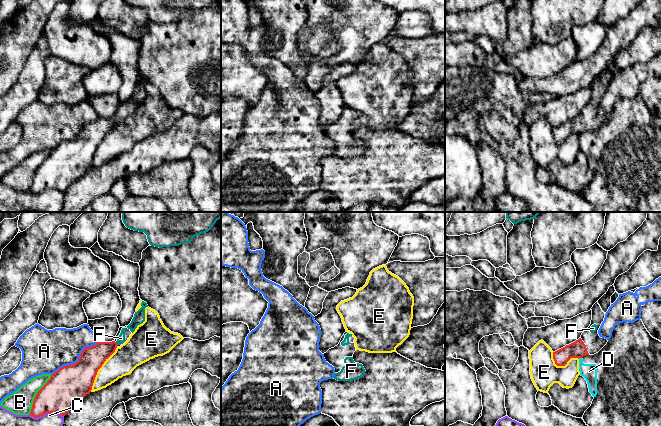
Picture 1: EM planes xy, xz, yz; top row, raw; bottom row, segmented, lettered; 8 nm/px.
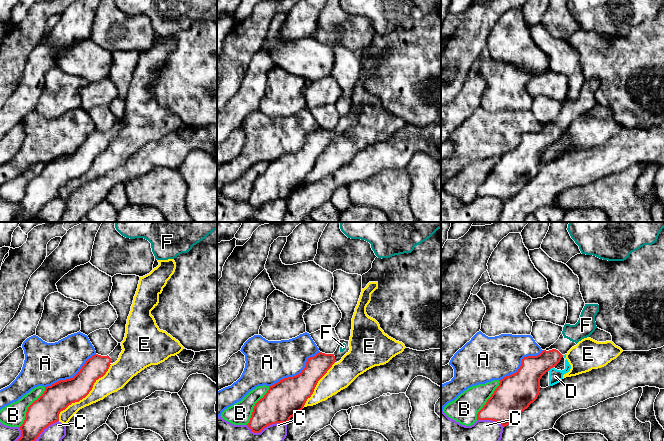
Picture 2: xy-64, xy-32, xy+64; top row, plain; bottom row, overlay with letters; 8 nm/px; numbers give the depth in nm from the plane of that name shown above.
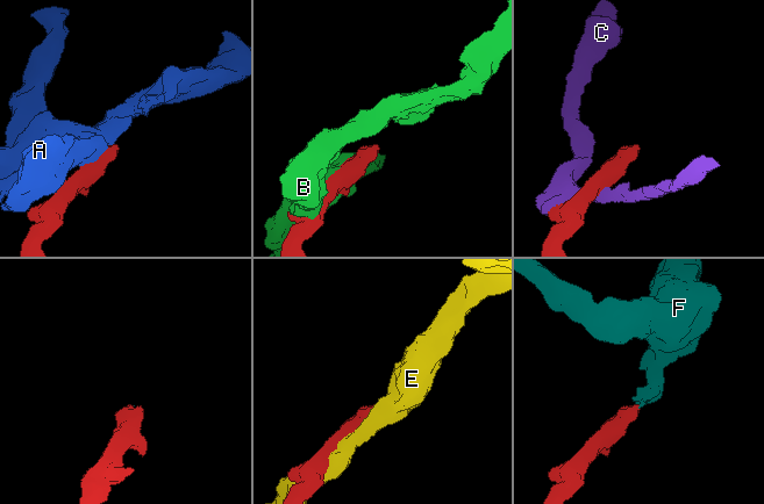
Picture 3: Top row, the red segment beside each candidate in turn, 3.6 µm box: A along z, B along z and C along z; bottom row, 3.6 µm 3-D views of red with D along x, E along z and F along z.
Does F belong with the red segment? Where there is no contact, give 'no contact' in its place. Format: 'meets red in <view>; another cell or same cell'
meets red in xy; same cell

